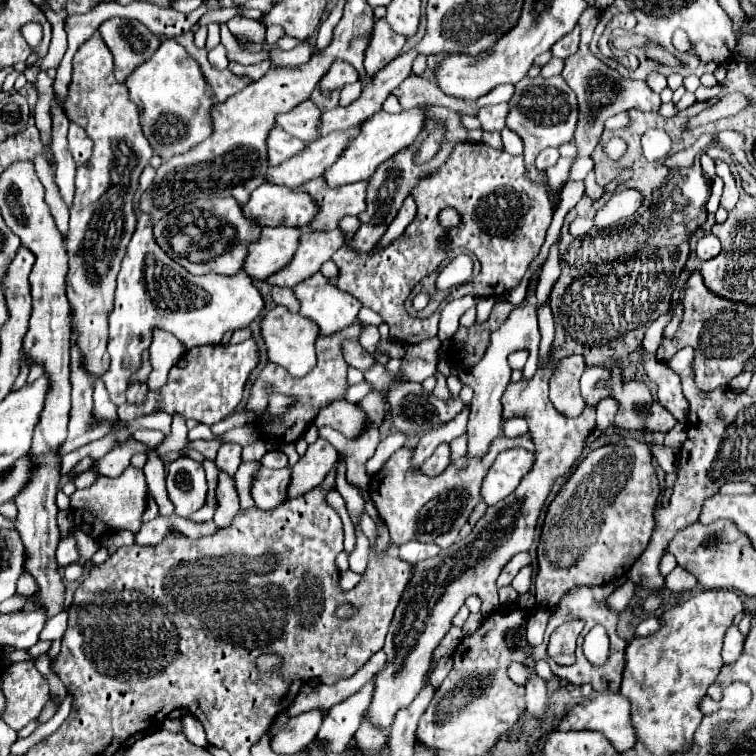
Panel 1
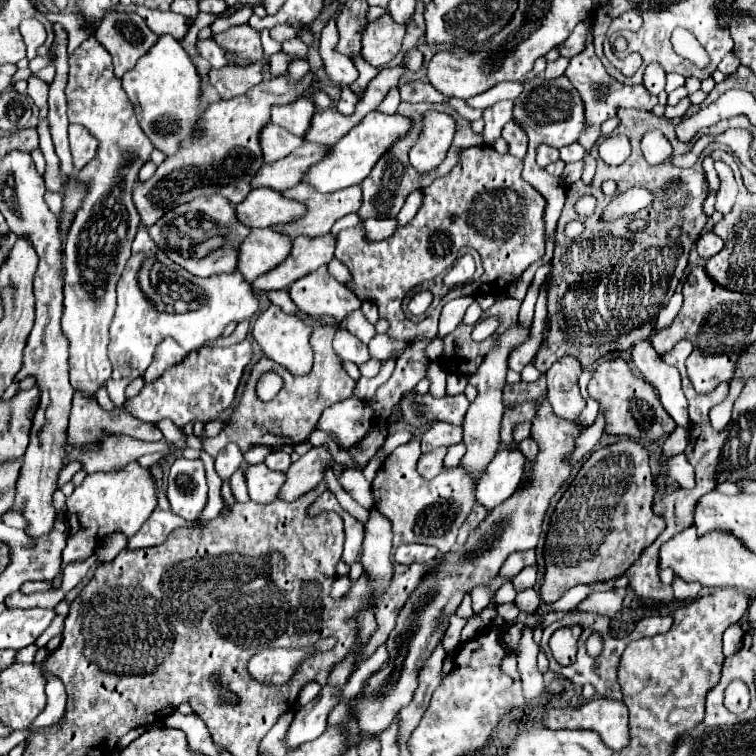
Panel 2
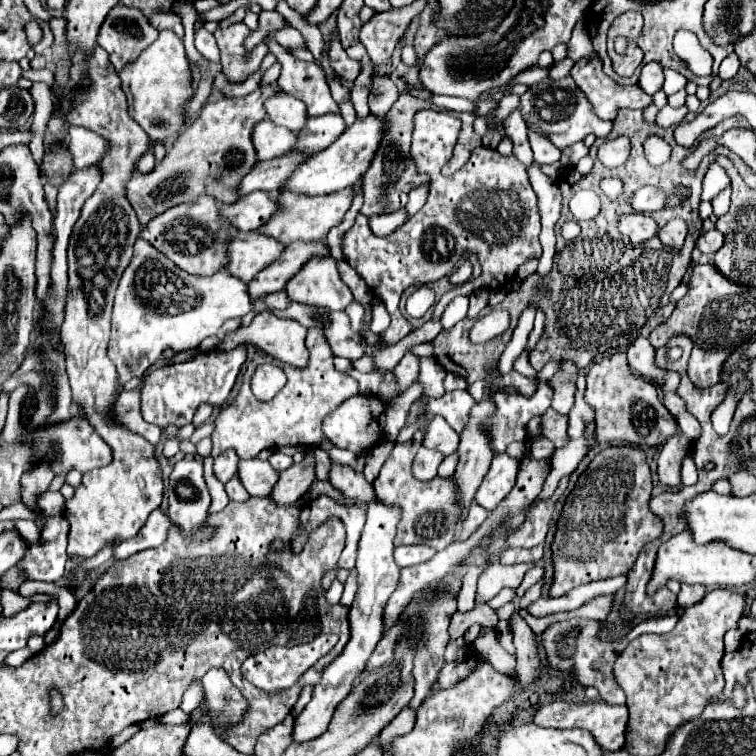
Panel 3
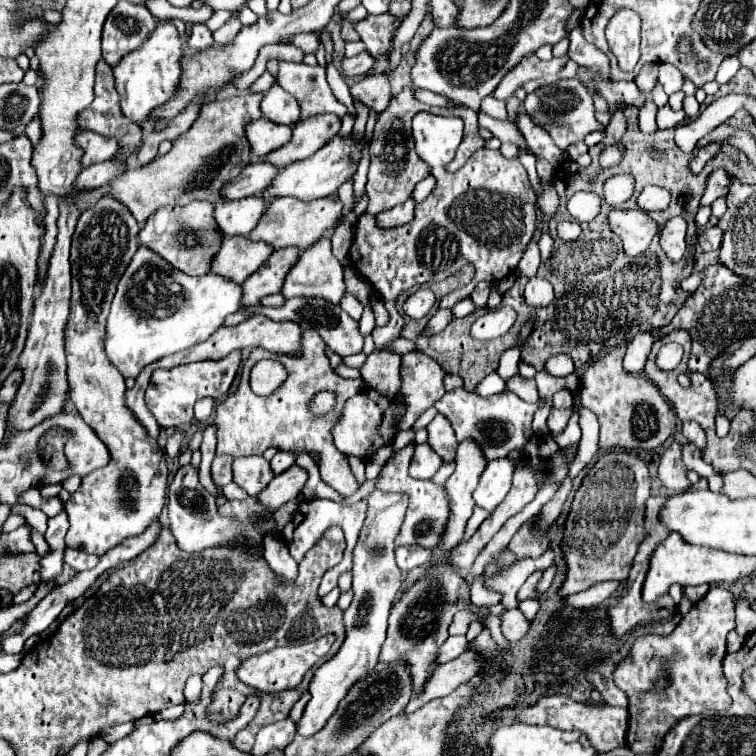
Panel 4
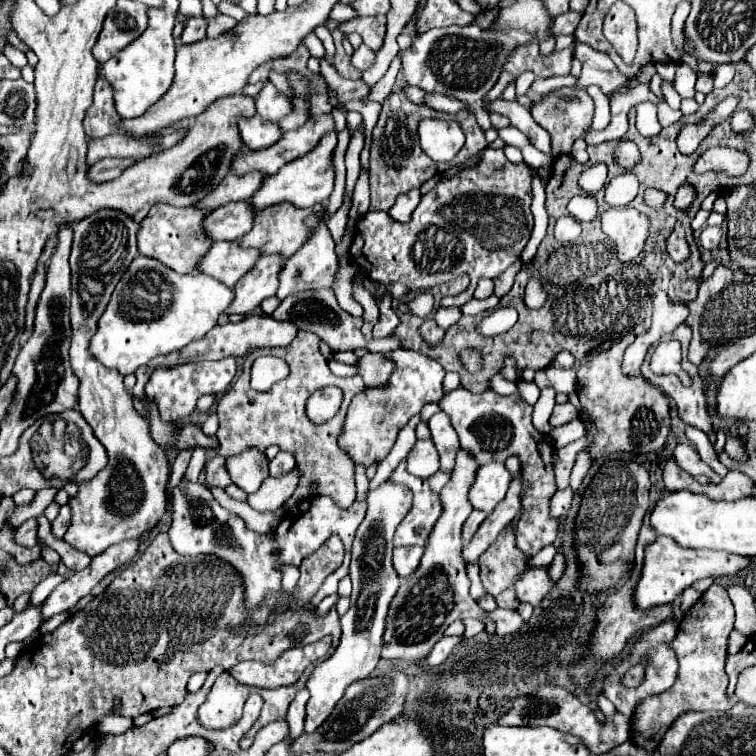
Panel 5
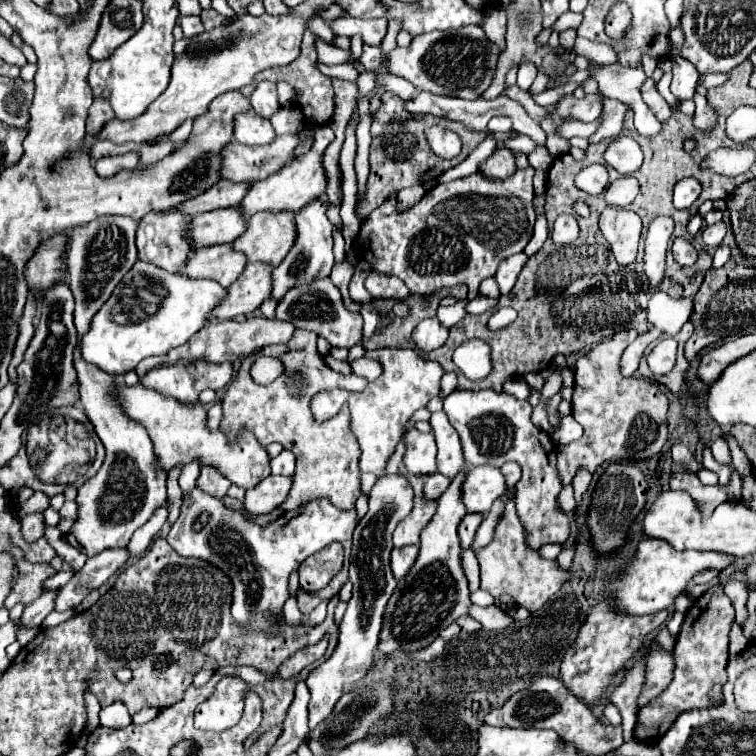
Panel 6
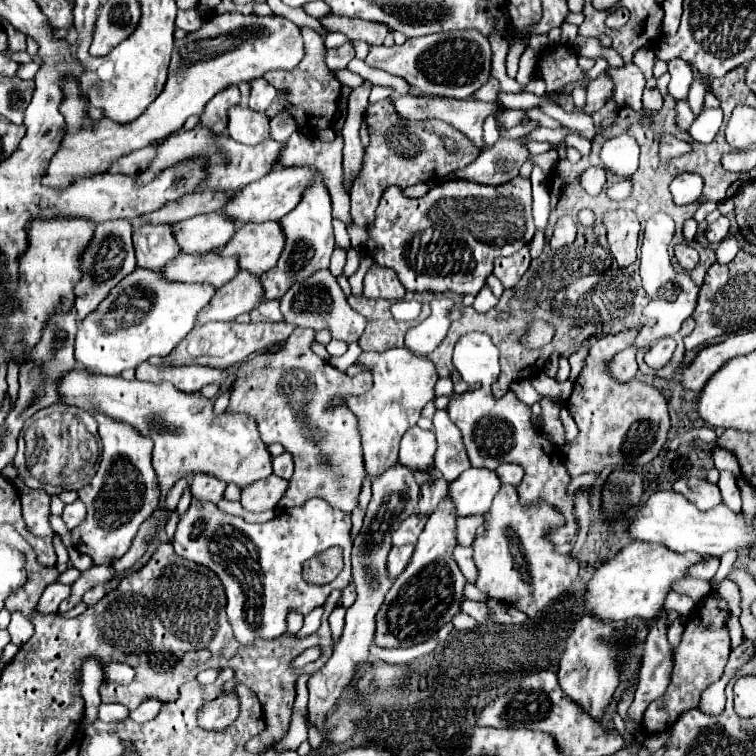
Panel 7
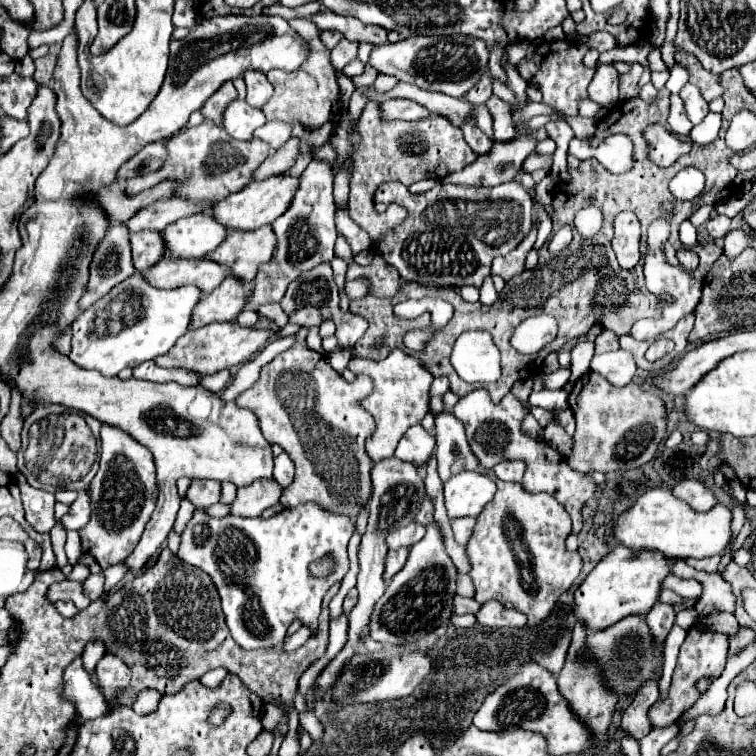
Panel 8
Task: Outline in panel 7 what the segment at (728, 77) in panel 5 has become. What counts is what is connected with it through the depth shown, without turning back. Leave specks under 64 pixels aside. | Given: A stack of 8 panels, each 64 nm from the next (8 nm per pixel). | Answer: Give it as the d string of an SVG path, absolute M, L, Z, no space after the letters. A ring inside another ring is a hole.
M694 80L692 86L690 86L690 94L688 94L688 98L686 98L686 100L690 102L694 114L698 114L698 112L700 112L700 106L702 106L702 102L696 102L696 98L702 98L704 92L706 92L706 84L704 84L704 80Z

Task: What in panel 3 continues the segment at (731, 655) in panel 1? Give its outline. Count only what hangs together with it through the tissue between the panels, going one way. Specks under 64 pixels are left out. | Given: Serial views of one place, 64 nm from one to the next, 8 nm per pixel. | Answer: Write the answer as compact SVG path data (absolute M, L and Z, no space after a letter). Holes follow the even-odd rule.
M734 628L734 630L728 630L728 632L726 632L726 636L724 636L726 652L734 652L734 650L738 650L740 642L742 642L742 632L740 632L738 628Z

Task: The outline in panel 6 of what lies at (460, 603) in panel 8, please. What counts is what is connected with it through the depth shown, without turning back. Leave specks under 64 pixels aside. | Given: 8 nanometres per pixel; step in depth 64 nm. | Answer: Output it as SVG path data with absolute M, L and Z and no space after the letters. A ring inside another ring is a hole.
M476 604L470 606L470 616L476 618L484 628L488 630L504 630L508 626L512 626L516 620L512 616L508 616L502 608L498 606L488 606L488 608L480 608Z

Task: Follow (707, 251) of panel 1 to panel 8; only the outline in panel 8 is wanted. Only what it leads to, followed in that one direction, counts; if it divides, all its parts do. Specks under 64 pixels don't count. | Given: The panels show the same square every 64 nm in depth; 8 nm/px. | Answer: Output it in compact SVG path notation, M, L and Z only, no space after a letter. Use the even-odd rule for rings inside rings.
M716 216L716 218L708 220L706 230L708 230L708 236L712 240L720 242L728 234L728 230L730 230L730 218L728 216Z

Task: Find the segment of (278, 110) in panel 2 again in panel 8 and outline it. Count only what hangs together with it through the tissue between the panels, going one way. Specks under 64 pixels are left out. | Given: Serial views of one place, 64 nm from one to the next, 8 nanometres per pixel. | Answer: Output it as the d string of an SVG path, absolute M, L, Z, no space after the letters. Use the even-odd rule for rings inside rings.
M258 72L246 74L244 82L246 82L246 88L248 88L246 102L250 102L250 106L254 106L254 108L262 108L270 100L274 86L266 80L264 74L258 74Z

